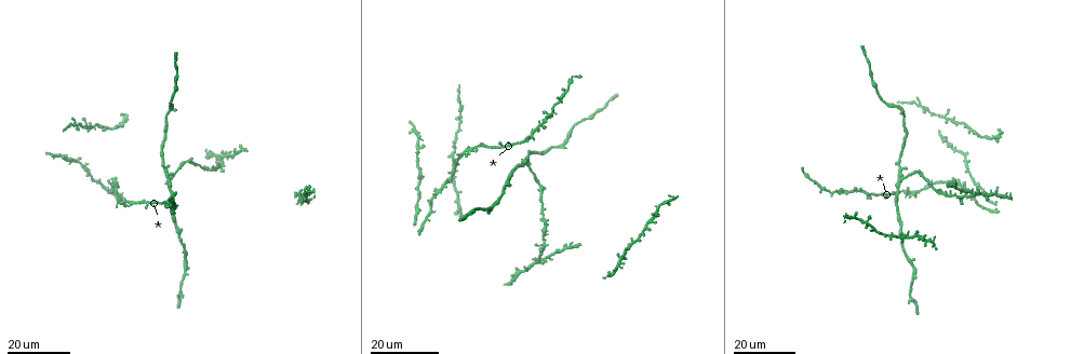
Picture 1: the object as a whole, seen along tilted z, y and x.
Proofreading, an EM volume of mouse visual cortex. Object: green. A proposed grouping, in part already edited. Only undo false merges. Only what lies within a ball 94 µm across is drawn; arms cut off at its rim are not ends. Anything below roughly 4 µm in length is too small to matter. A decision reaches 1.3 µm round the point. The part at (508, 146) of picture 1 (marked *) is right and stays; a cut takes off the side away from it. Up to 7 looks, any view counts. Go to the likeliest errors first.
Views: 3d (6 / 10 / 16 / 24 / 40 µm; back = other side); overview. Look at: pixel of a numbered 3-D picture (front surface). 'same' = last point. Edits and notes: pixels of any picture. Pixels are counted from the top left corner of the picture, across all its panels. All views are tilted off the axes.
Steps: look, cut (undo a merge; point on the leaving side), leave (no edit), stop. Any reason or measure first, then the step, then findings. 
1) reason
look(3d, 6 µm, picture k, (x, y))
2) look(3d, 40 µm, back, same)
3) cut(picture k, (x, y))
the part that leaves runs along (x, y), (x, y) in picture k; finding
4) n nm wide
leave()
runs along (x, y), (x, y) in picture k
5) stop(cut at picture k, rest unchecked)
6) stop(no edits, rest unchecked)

four arms meet
look(3d, 16 µm, picture 1, (921, 106))

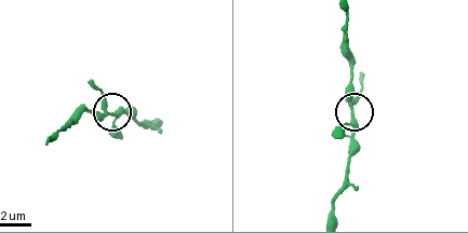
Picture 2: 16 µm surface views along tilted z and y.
look(3d, 6 µm, picture 2, (352, 114))

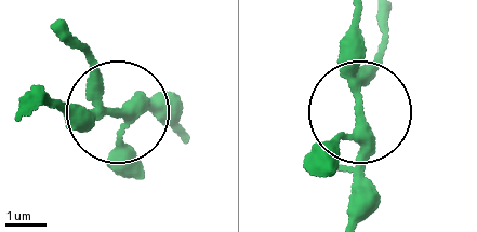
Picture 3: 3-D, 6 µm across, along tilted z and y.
4 arms
leave()
one neuron here

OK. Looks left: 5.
a fork
look(3d, 16 µm, picture 1, (948, 118))

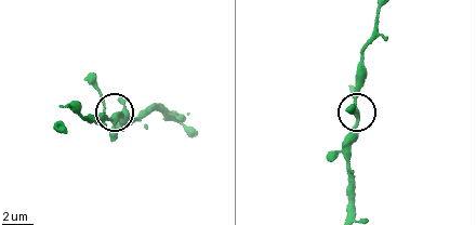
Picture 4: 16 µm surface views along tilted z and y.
look(3d, 10 µm, picture 4, (115, 118))

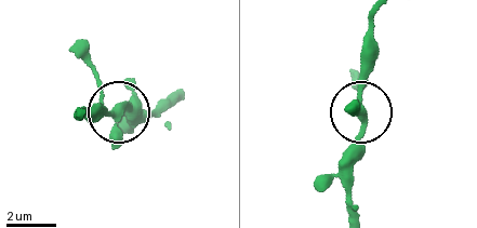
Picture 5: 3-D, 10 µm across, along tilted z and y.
leave()
all the same neuron

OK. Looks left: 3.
side arm on a straight run
look(3d, 16 µm, picture 1, (542, 259))

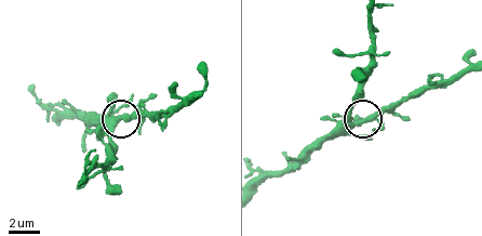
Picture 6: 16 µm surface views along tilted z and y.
look(3d, 6 µm, picture 6, (119, 118))

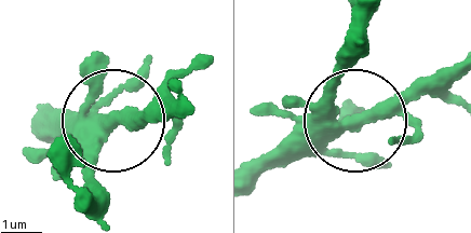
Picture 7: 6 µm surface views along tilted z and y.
360 nm wide
leave()
all the same neuron

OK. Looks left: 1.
stop(no edits, rest unchecked)

